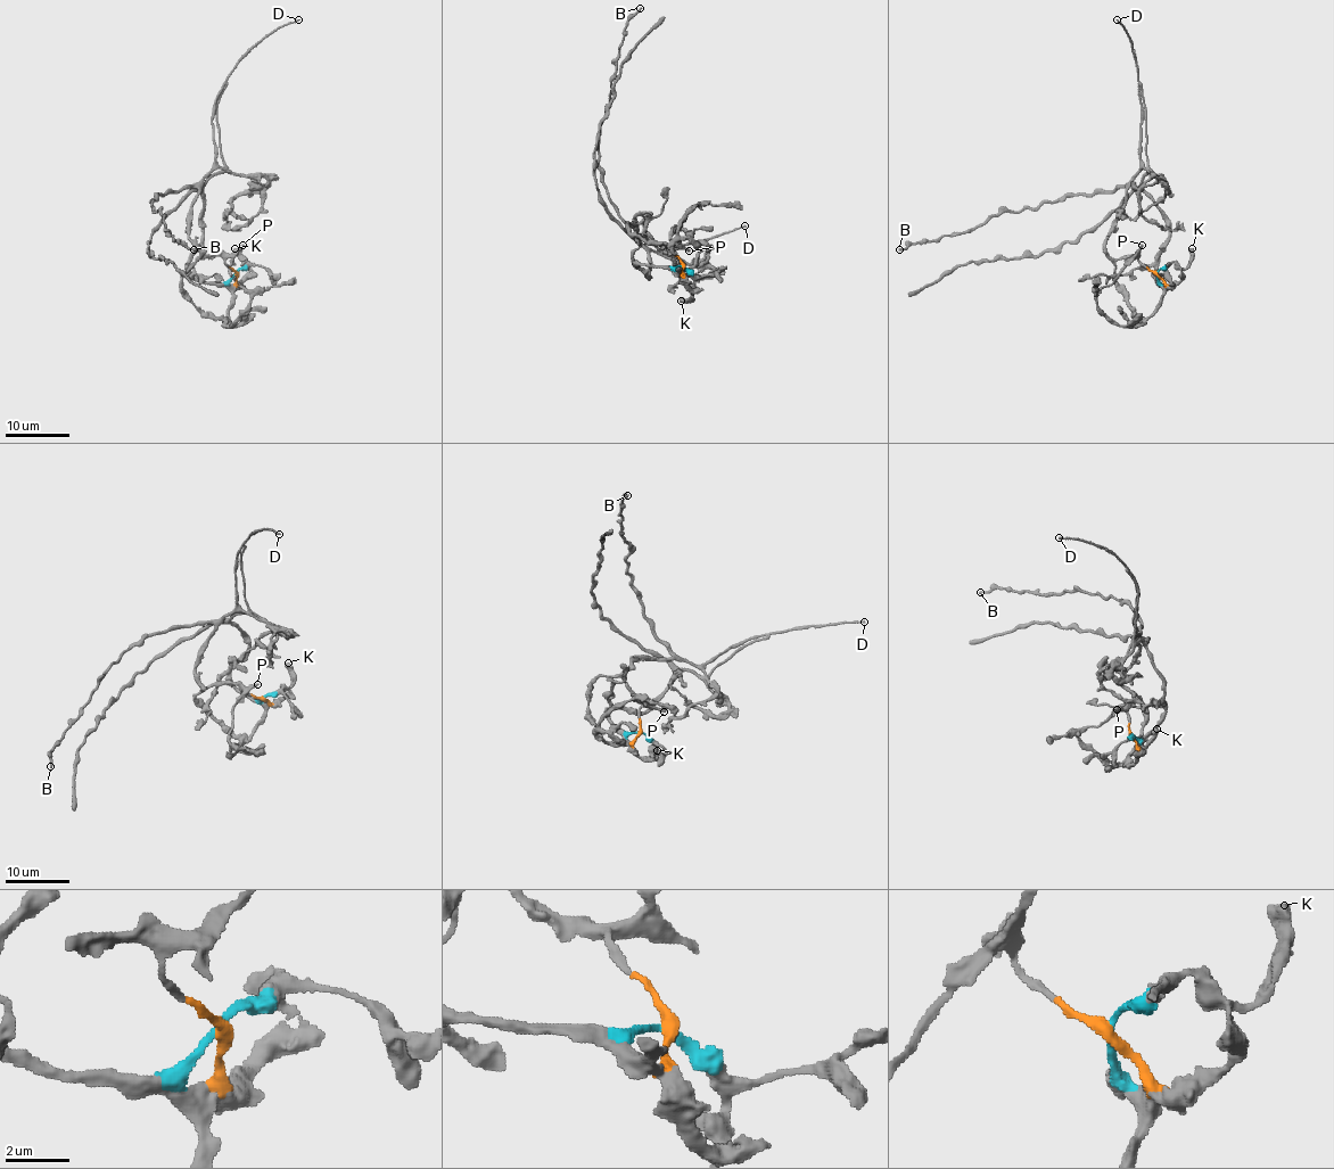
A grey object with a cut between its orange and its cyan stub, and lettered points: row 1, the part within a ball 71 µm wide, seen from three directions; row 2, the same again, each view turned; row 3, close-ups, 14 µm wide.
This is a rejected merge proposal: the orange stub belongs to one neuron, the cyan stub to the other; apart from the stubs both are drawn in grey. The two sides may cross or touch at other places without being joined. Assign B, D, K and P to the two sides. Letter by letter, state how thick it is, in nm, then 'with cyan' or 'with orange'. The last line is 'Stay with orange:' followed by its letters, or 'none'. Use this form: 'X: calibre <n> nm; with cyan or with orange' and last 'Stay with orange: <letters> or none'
B: calibre 160 nm; with orange
D: calibre 130 nm; with orange
K: calibre 600 nm; with cyan
P: calibre 220 nm; with orange
Stay with orange: B, D, P

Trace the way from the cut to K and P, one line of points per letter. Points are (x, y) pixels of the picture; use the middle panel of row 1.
K: (682, 265), (693, 280), (692, 293), (681, 302)
P: (682, 265), (672, 248), (684, 247), (689, 252)

